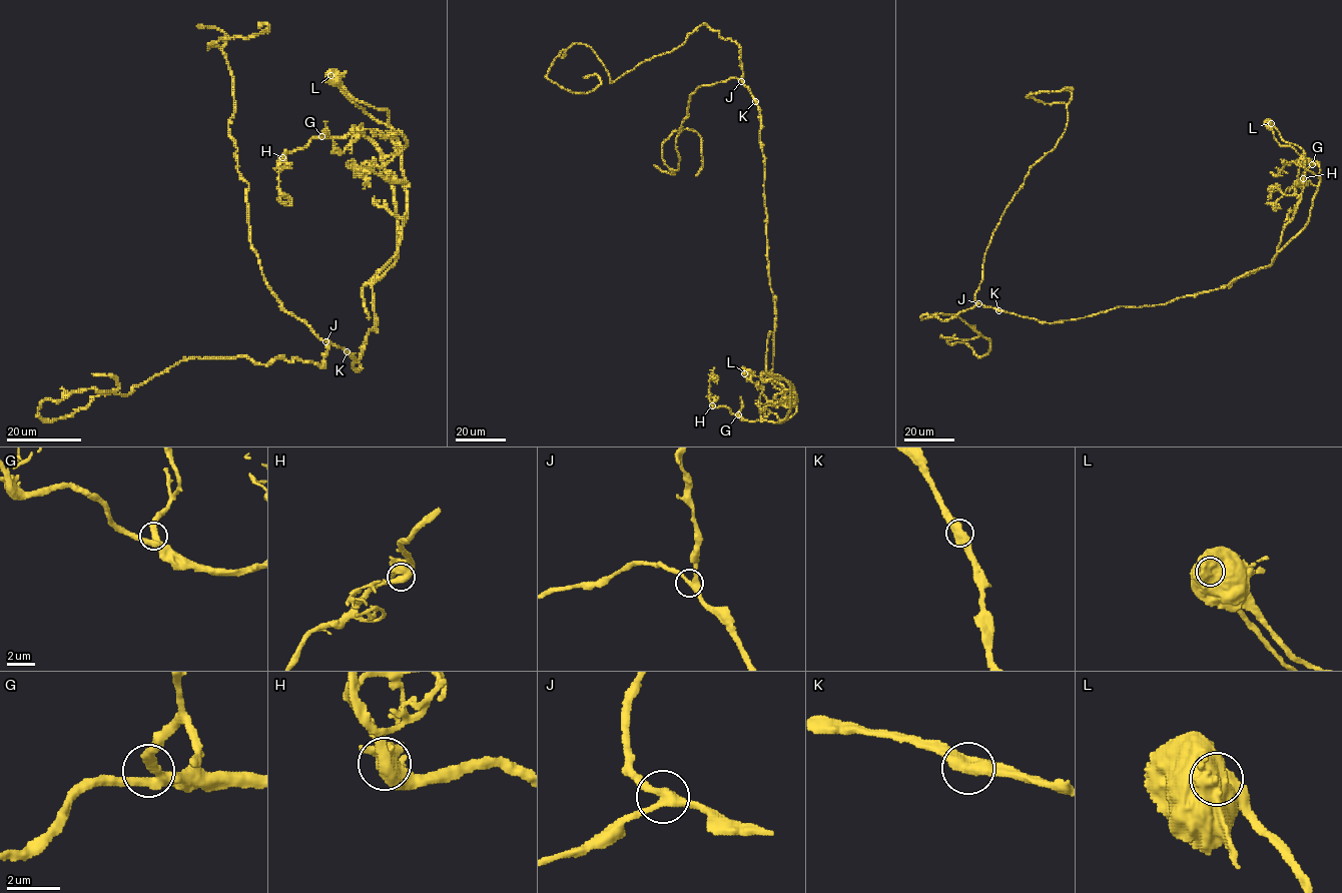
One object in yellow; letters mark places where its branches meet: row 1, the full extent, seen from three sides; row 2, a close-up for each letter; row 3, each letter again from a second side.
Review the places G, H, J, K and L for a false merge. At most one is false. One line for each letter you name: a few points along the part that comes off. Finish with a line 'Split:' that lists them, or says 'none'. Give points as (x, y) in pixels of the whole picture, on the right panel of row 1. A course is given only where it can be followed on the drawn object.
L: course (1271, 122), (1274, 138), (1281, 145), (1292, 146), (1304, 158), (1301, 200), (1268, 266), (1238, 277), (1228, 287)
Split: L

